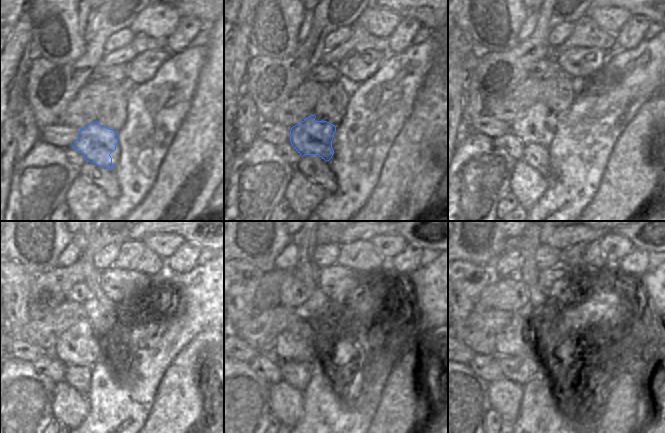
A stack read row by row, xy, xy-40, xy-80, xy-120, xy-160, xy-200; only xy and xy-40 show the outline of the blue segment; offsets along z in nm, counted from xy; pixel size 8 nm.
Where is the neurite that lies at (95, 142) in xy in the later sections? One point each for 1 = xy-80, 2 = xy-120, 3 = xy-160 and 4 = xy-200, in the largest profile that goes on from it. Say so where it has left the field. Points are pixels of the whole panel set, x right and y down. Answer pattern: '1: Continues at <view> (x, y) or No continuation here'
1: Continues at xy-80 (526, 126)
2: Continues at xy-120 (73, 347)
3: Continues at xy-160 (297, 342)
4: Continues at xy-200 (520, 337)

